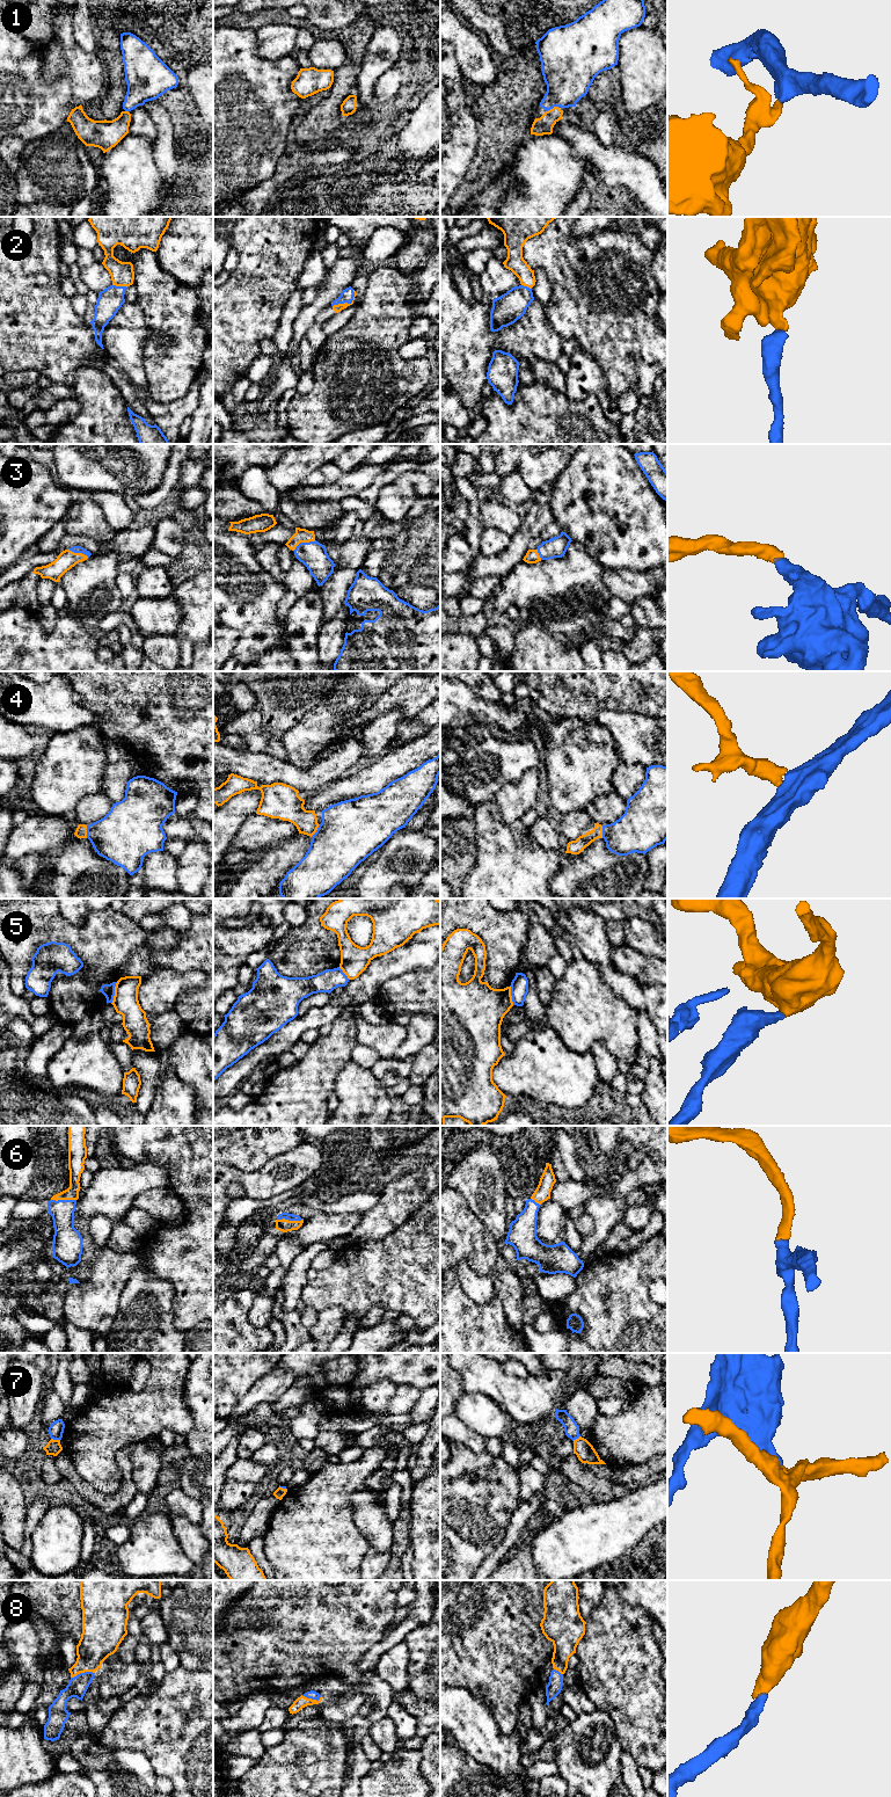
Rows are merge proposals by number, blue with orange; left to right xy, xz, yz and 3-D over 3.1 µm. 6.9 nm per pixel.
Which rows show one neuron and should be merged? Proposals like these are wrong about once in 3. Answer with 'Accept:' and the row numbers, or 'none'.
Accept: 1, 2, 3, 4, 6, 8

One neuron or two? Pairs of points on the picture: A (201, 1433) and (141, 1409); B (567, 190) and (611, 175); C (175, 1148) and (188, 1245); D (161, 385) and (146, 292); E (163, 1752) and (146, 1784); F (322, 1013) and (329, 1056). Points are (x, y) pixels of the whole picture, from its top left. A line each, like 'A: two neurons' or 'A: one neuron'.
A: two neurons
B: two neurons
C: one neuron
D: one neuron
E: two neurons
F: two neurons

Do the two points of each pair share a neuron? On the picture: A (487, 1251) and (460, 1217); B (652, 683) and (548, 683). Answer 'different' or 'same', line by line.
A: same
B: same

